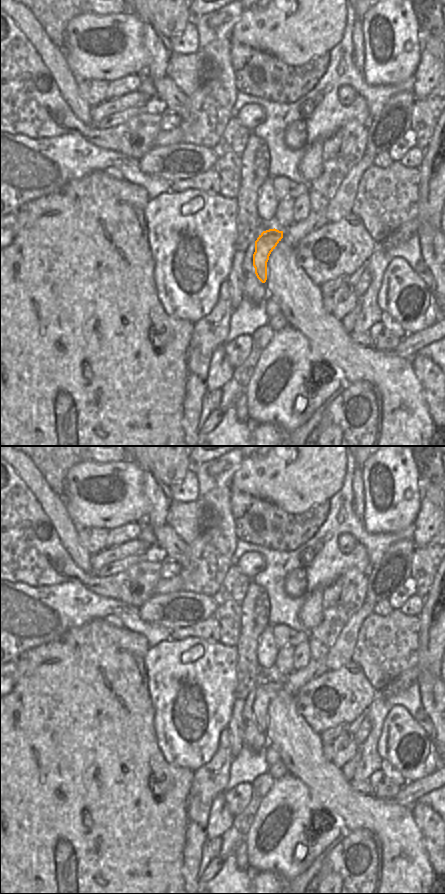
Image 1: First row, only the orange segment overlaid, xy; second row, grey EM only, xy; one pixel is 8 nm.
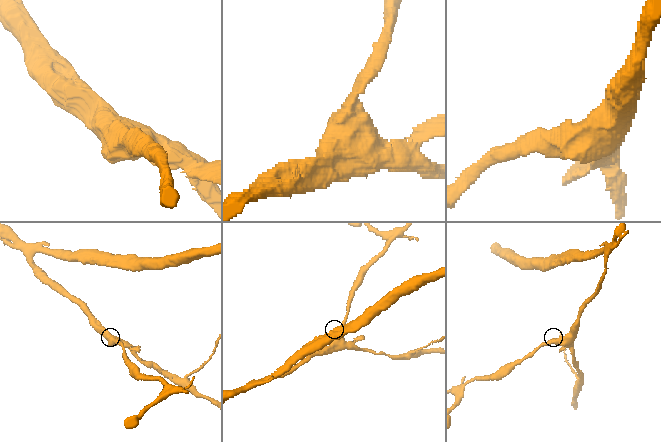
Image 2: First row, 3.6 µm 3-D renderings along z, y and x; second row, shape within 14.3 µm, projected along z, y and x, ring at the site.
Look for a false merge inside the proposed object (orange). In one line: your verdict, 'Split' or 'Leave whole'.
Leave whole

